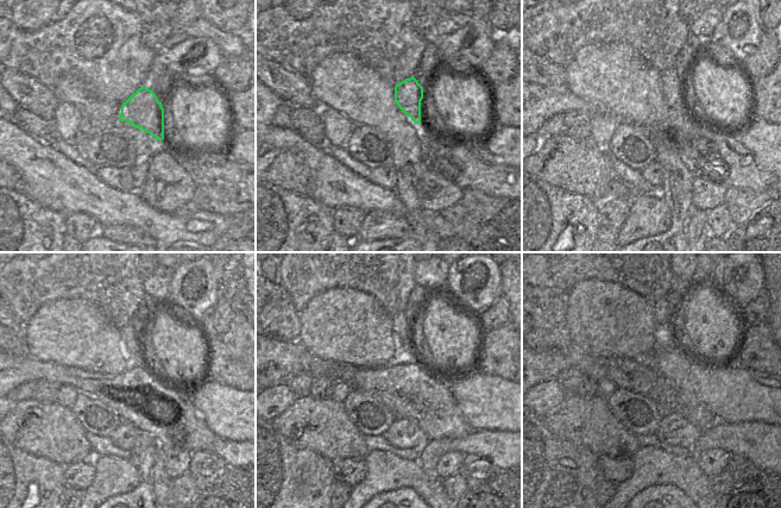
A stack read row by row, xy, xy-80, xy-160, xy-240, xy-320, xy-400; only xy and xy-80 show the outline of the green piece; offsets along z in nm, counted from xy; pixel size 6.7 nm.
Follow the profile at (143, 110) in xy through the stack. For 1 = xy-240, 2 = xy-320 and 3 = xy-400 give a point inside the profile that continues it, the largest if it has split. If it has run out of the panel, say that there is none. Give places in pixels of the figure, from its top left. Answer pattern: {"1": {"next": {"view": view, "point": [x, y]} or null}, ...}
{"1": {"next": {"view": "xy-240", "point": [134, 336]}}, "2": {"next": {"view": "xy-320", "point": [402, 325]}}, "3": {"next": {"view": "xy-400", "point": [665, 317]}}}

